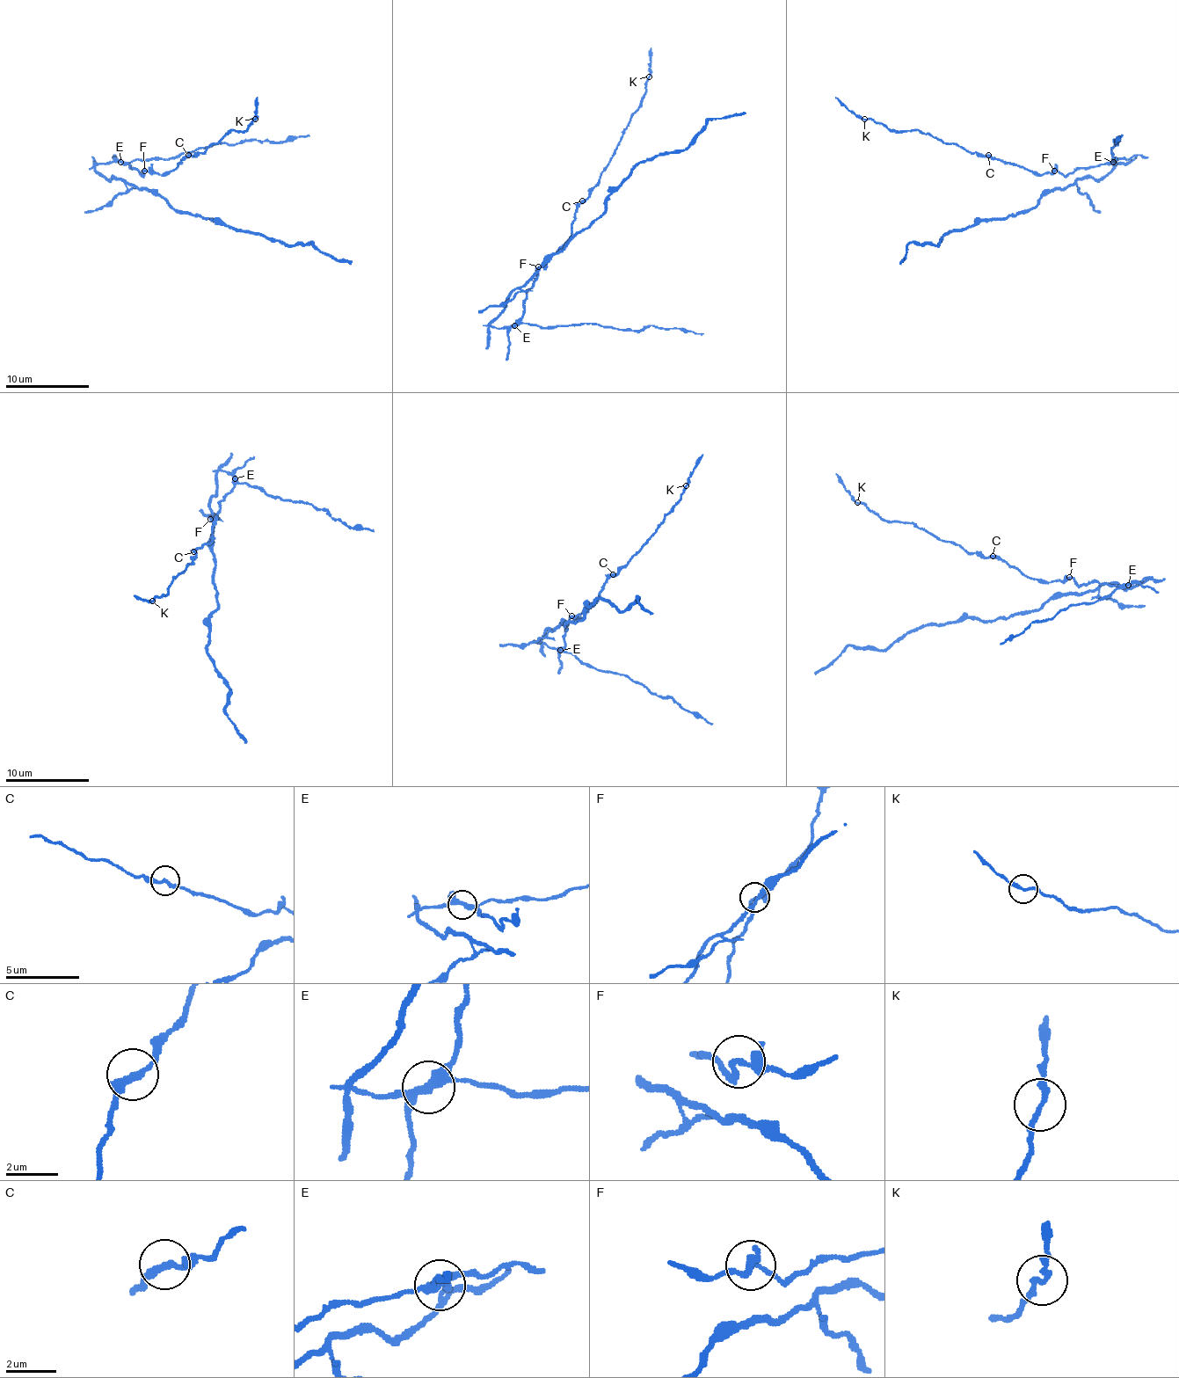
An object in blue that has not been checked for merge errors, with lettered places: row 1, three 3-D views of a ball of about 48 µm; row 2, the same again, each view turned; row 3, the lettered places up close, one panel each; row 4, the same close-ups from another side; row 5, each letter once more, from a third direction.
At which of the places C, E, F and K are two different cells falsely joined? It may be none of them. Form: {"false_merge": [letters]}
{"false_merge": ["E"]}

